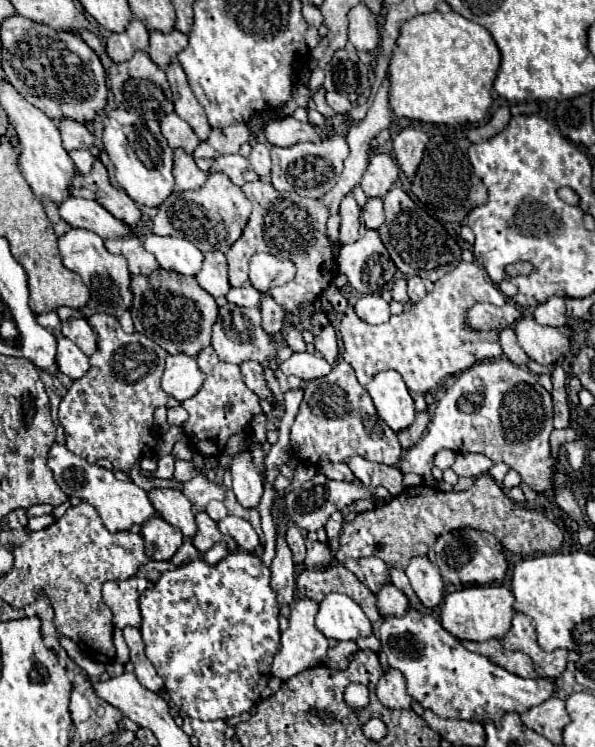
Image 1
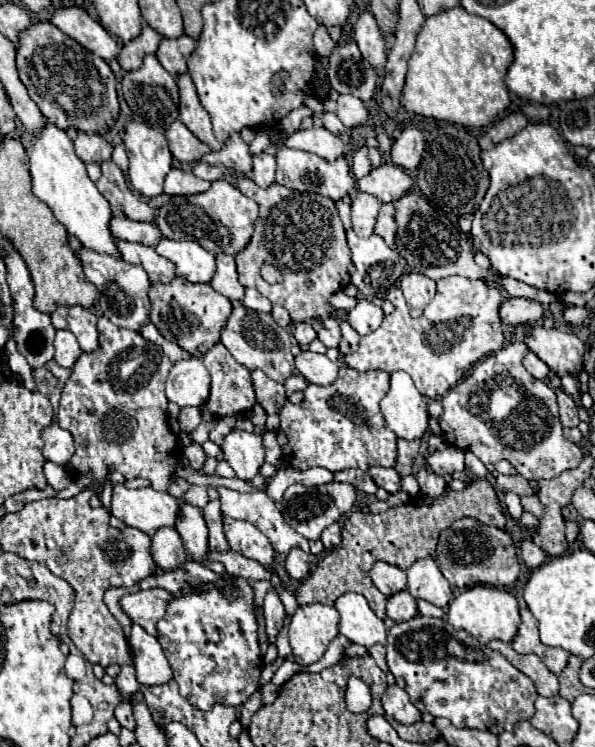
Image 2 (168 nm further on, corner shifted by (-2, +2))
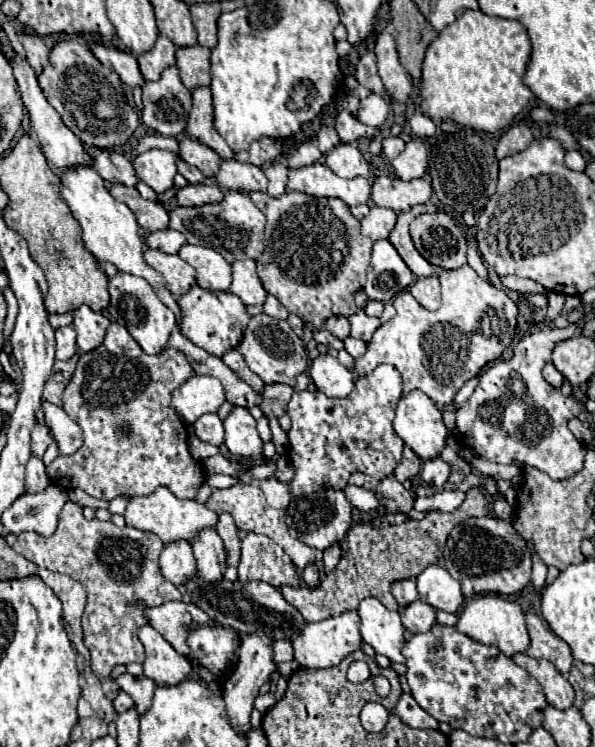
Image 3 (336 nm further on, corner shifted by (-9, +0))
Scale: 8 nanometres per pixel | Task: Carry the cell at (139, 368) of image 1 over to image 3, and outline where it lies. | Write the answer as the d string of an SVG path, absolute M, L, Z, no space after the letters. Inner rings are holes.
M111 323L105 333L105 341L101 347L83 353L79 357L77 369L73 373L71 383L63 393L63 411L83 429L83 447L67 457L55 457L55 461L47 467L47 475L51 483L67 489L83 489L97 499L115 499L119 495L151 495L157 487L167 487L179 499L193 499L197 489L203 483L203 467L189 455L187 447L187 429L179 415L173 411L171 393L195 371L189 367L185 355L165 347L157 355L147 355L137 347L137 341L121 327L119 323ZM83 387L99 387L105 389L105 401L91 401L83 395Z

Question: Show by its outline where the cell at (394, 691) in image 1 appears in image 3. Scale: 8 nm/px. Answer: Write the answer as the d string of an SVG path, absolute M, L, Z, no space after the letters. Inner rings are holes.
M403 693L403 695L399 697L399 701L397 701L397 705L395 705L395 715L397 715L405 725L415 727L415 729L427 729L427 727L437 729L437 725L439 725L429 713L425 713L425 711L417 705L417 701L413 699L413 695L409 695L409 693Z

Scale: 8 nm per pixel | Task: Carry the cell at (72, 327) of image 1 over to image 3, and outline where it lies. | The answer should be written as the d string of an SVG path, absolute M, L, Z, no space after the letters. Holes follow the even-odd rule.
M81 305L77 311L73 311L73 315L75 315L73 327L77 331L77 345L81 353L97 349L103 343L109 321L101 313L91 311L87 305Z

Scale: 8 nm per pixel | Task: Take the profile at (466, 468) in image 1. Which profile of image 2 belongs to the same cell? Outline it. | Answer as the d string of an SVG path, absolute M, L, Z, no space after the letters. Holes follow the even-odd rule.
M448 445L446 449L428 455L426 467L430 469L430 473L436 473L436 475L464 471L464 451L454 445Z

